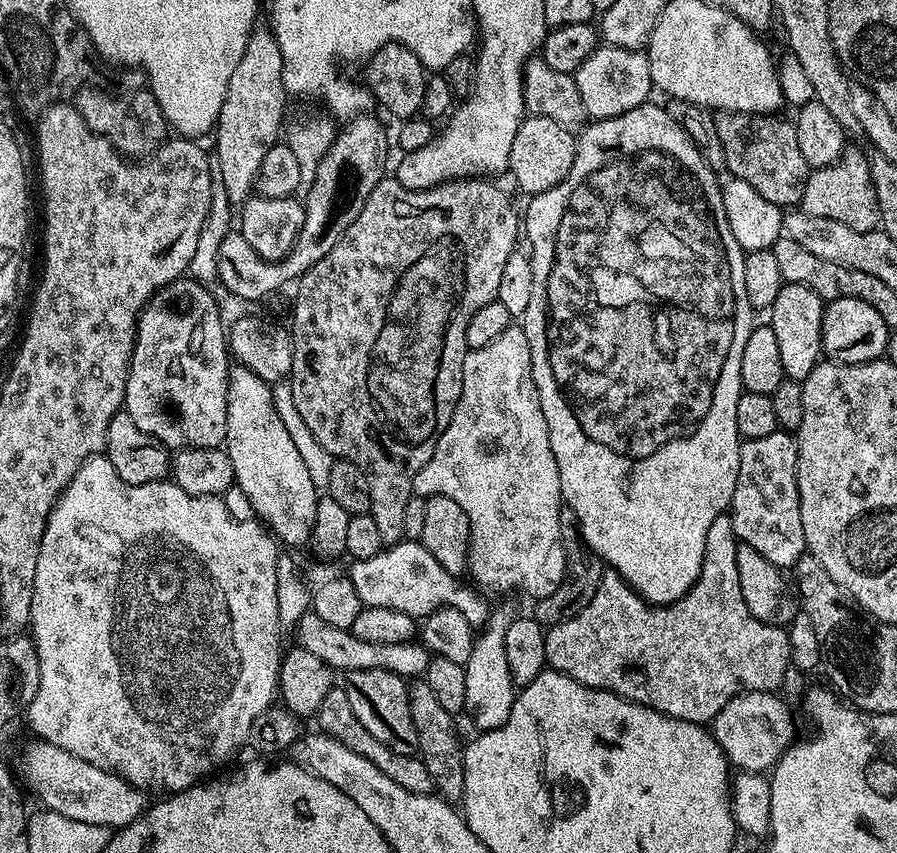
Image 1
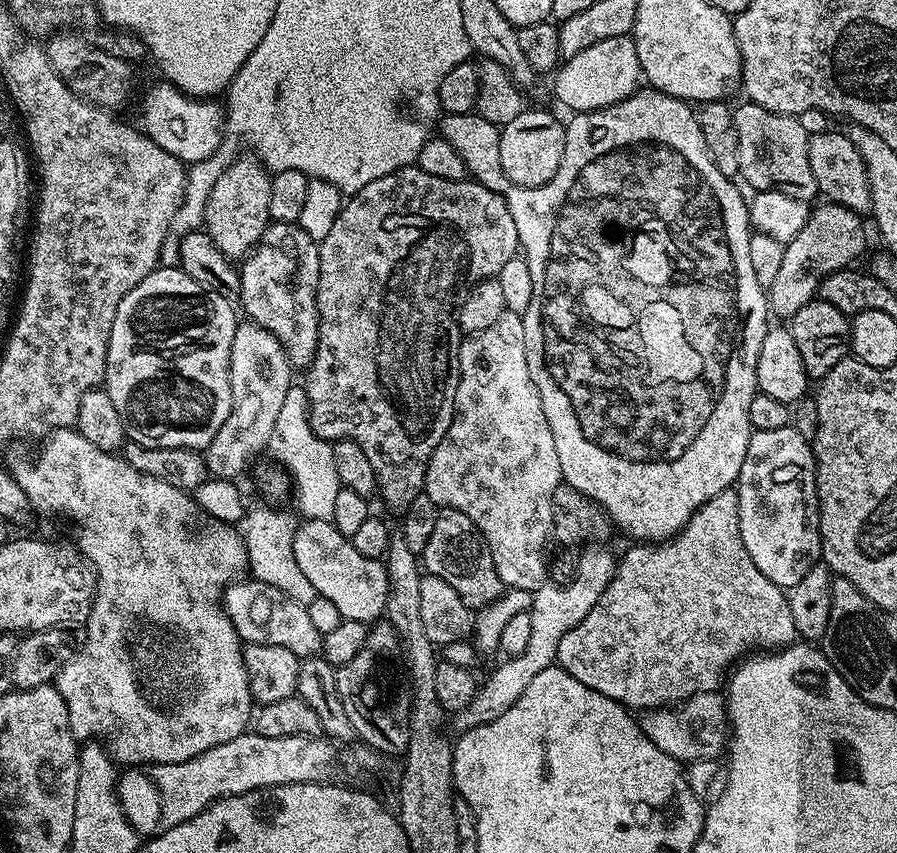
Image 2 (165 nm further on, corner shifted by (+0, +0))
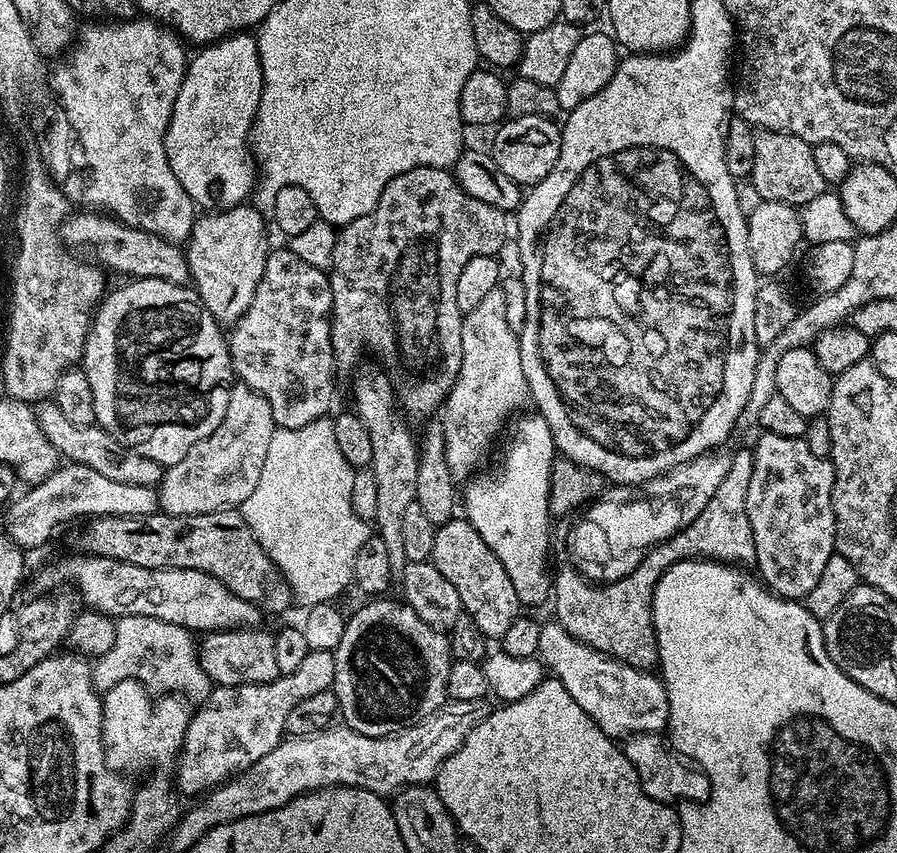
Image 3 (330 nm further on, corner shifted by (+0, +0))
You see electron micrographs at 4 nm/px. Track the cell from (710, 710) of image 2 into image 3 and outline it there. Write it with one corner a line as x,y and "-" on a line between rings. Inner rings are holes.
559,622
551,623
545,623
539,632
539,659
607,736
660,734
667,729
668,691
659,675
594,650
572,637

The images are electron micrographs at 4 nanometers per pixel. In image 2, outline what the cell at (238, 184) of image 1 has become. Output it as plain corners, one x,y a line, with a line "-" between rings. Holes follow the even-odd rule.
244,154
232,161
215,183
214,190
210,190
204,228
209,238
216,243
216,248
222,250
222,254
229,260
236,262
247,257
267,230
270,223
268,211
271,185
272,176
269,169
265,168
255,155

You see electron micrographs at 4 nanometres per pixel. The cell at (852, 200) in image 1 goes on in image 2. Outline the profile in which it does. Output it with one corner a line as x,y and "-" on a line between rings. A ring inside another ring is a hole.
820,202
808,213
806,226
790,243
784,245
782,267
774,282
766,290
768,306
773,317
791,318
798,314
806,302
817,299
820,284
831,272
847,269
851,260
856,260
864,252
864,228
860,225
861,213
841,204

